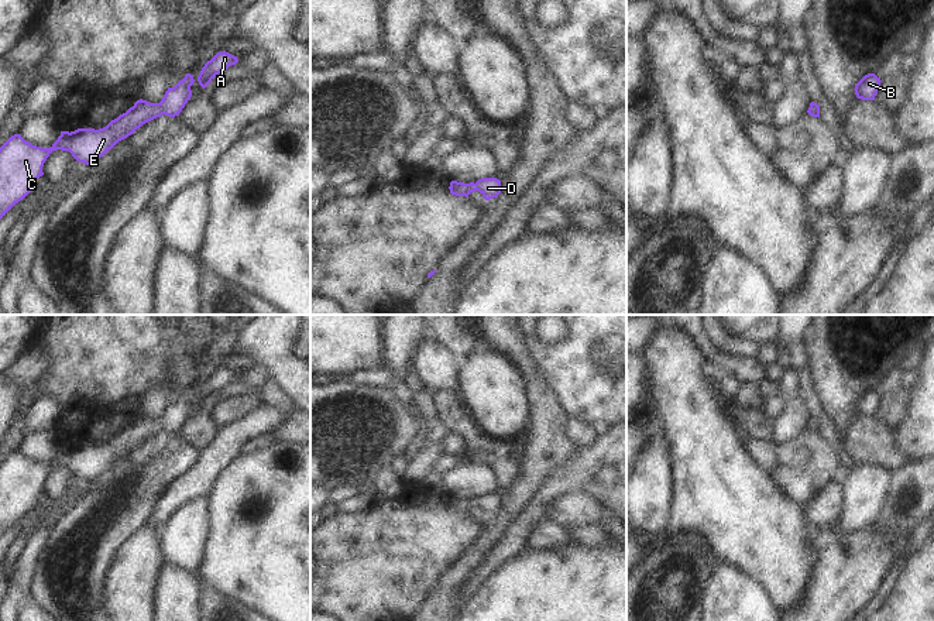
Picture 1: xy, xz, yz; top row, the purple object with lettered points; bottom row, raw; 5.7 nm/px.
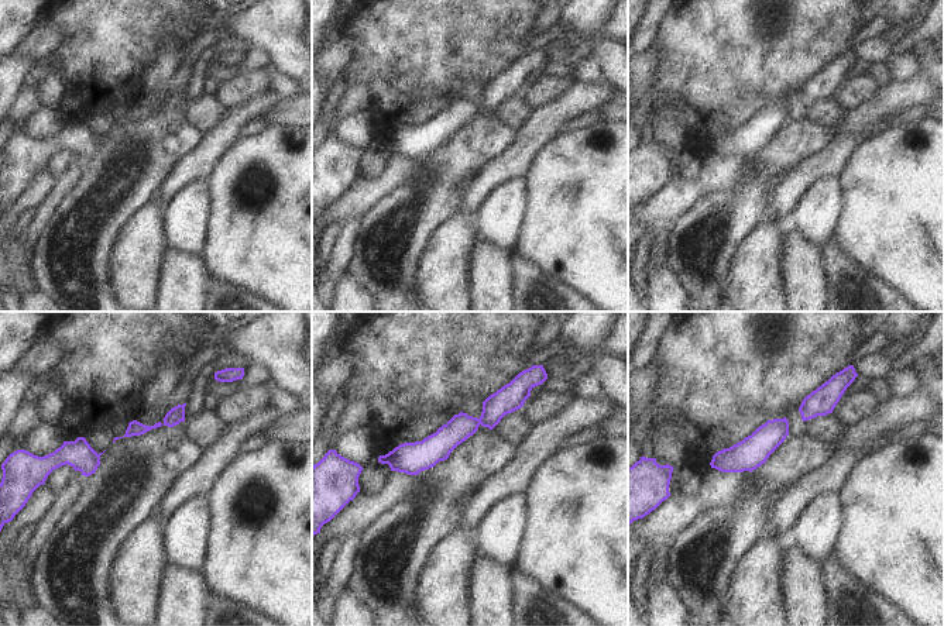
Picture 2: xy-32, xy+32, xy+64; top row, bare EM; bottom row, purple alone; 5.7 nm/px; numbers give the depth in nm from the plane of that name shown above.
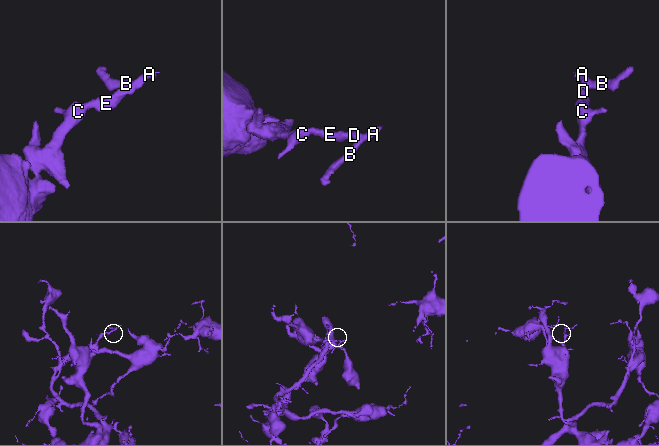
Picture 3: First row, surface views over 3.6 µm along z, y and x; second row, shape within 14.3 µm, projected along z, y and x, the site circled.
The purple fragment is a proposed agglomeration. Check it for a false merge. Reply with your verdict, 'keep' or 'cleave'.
keep

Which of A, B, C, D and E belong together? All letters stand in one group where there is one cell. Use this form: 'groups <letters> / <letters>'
groups A B C D E

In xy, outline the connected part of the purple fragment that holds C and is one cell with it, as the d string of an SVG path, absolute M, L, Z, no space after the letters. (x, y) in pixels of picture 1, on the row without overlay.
M186 390L174 404L168 404L159 419L140 415L103 445L61 447L49 464L32 462L20 450L11 452L0 463L0 535L35 504L37 495L44 491L44 478L52 467L69 467L76 477L90 481L142 440L162 430L179 432L190 416L193 398L193 392Z

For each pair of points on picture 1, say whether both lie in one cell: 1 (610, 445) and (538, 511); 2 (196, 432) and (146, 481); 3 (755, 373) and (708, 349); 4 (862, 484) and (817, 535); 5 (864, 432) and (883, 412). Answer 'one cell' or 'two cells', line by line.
1: one cell
2: two cells
3: one cell
4: one cell
5: two cells

